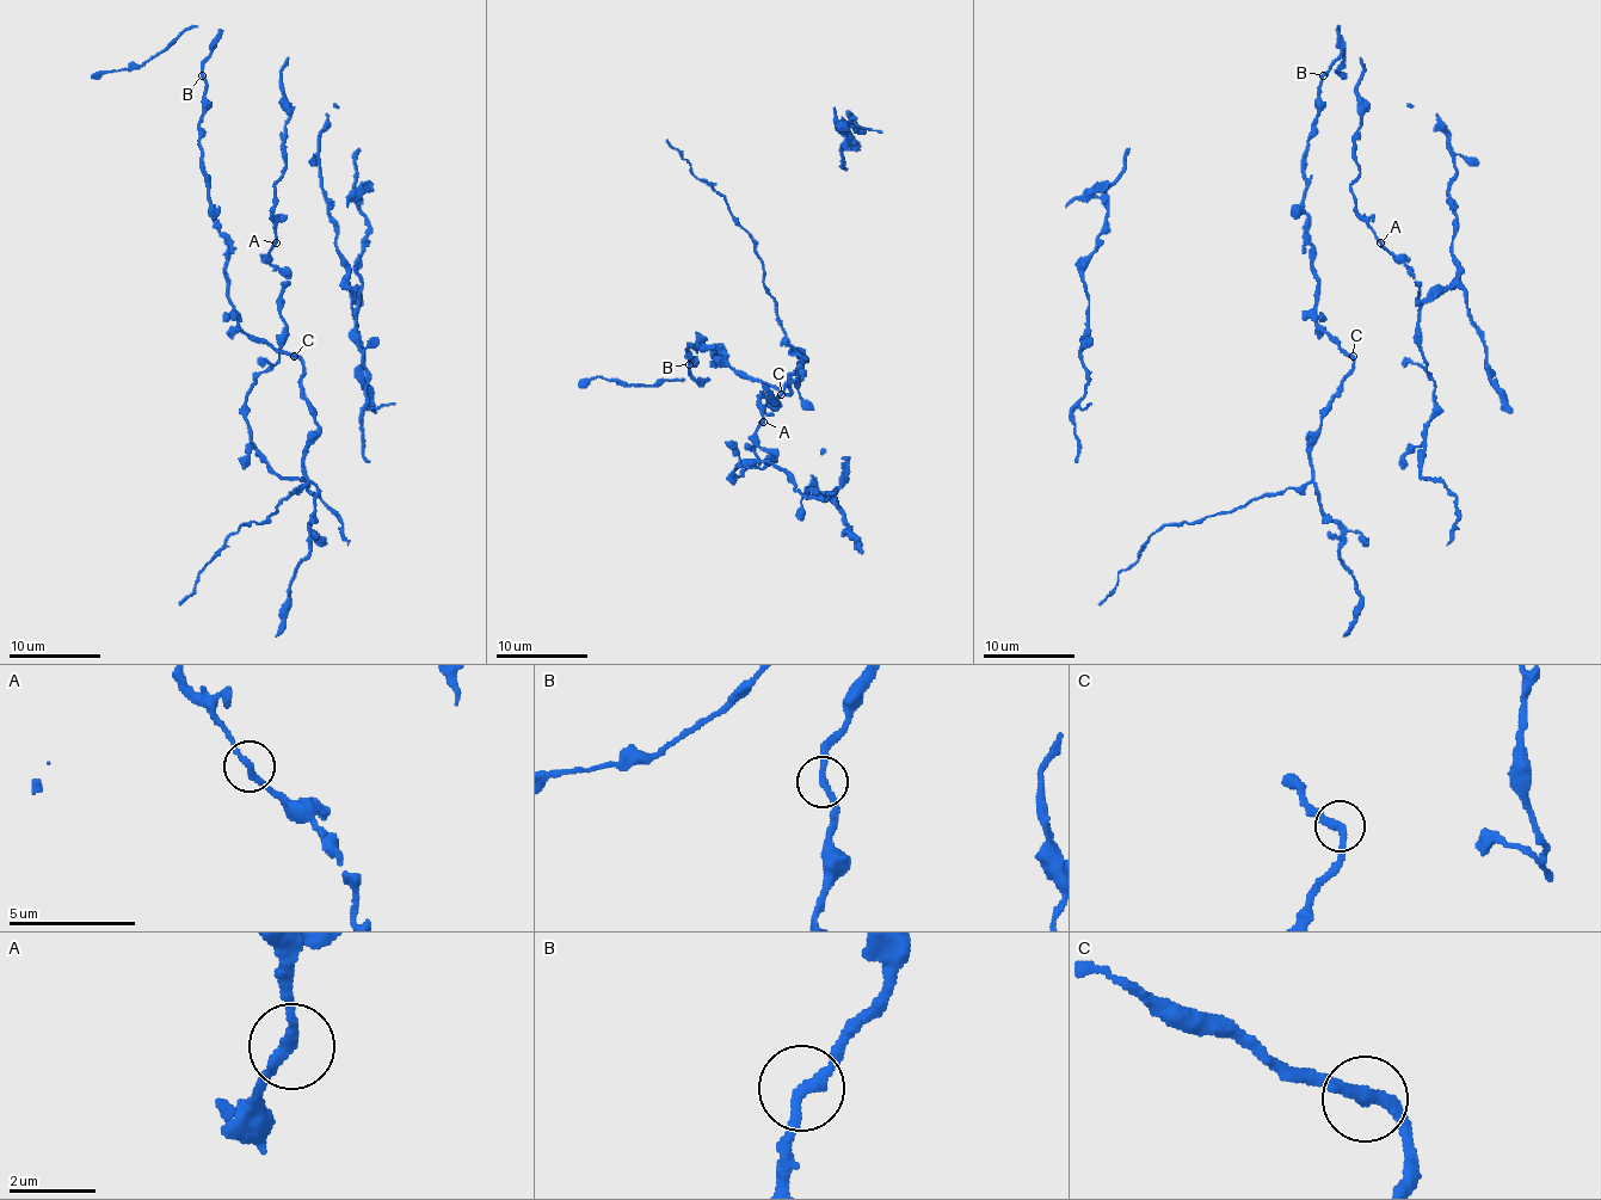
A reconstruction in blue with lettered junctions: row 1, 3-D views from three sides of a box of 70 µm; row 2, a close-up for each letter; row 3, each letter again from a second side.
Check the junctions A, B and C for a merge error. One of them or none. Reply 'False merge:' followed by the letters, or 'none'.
False merge: none

